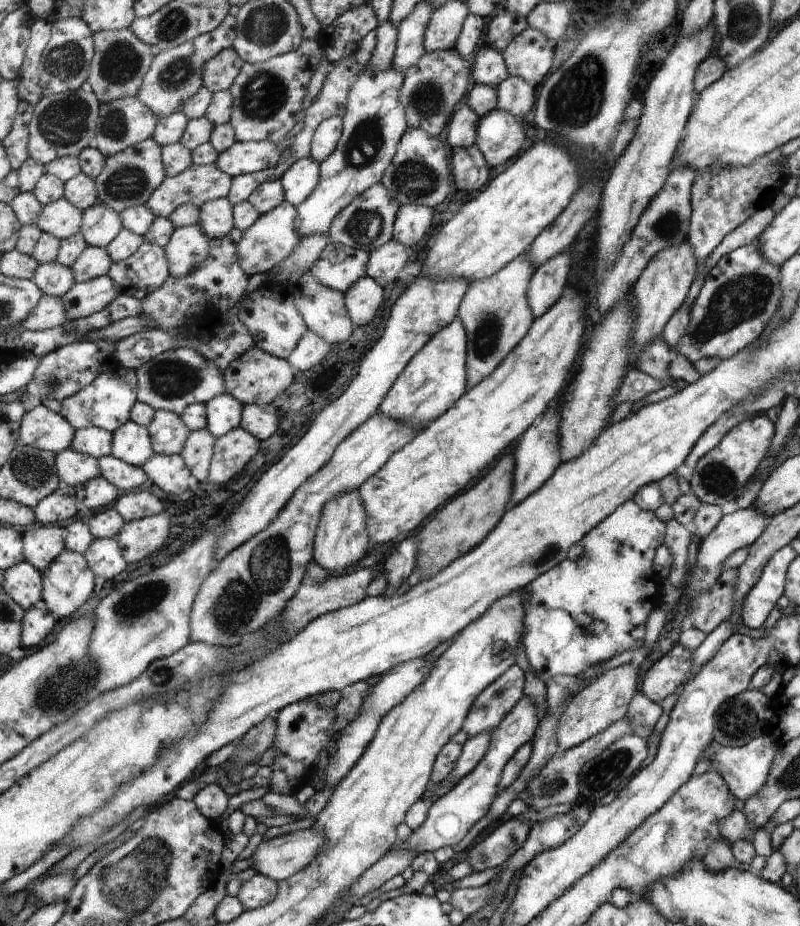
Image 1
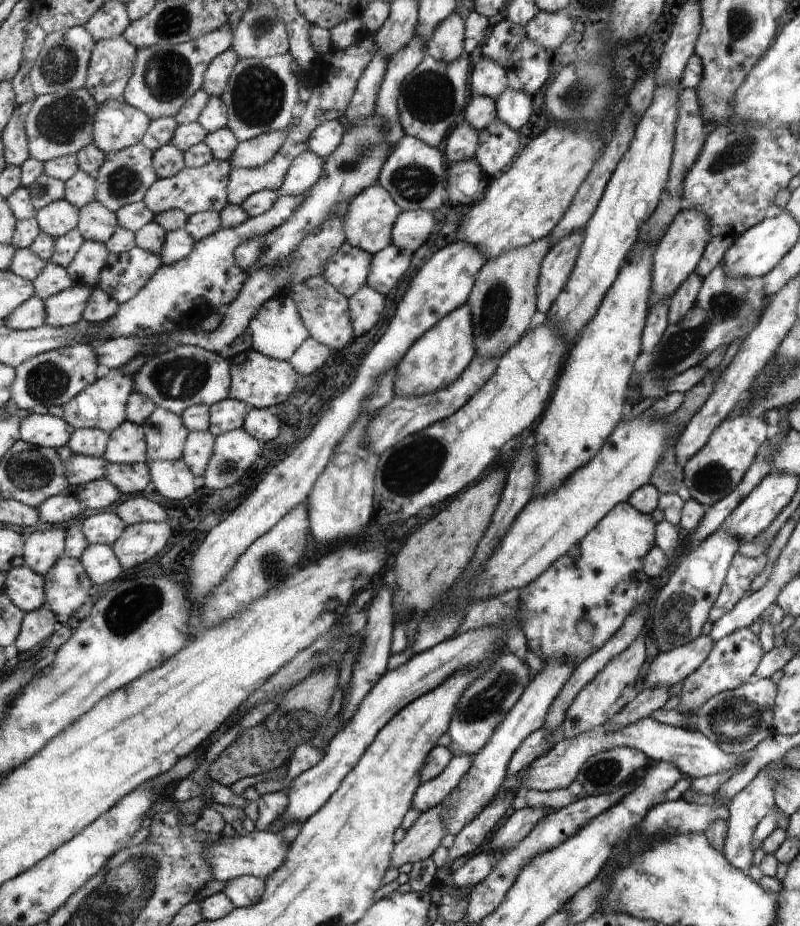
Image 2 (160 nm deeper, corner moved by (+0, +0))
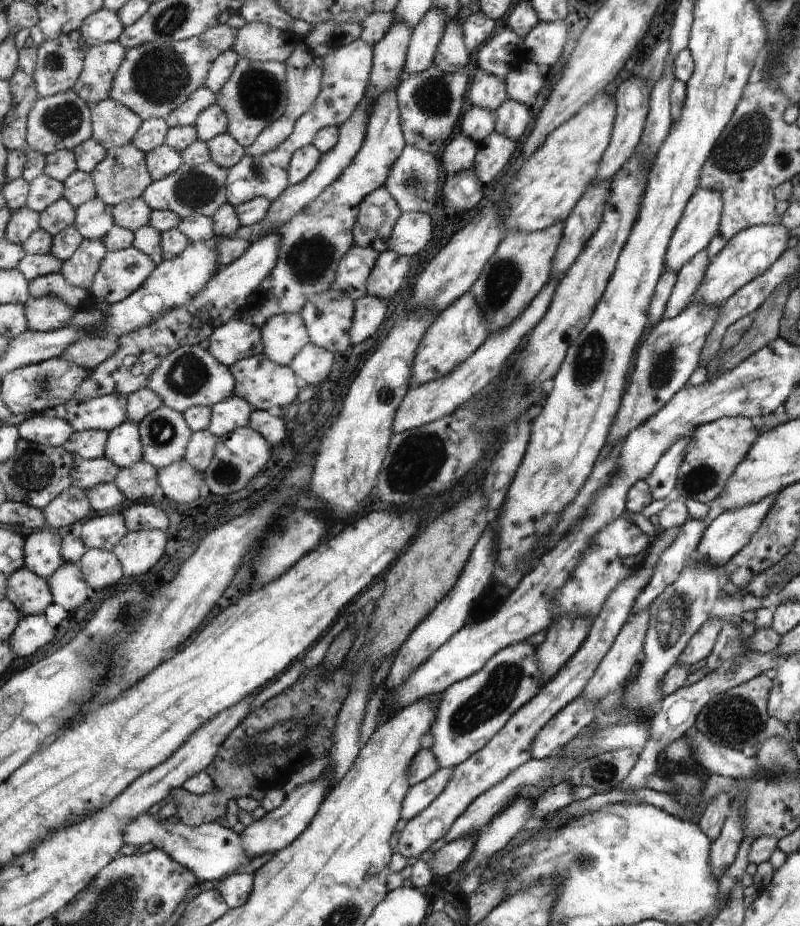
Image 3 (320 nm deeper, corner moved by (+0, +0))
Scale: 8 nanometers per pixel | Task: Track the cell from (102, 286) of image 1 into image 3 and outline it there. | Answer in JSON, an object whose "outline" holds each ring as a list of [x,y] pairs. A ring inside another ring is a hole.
{"outline":[[[32,297],[26,304],[30,329],[33,331],[57,331],[71,325],[77,310],[59,298]]]}

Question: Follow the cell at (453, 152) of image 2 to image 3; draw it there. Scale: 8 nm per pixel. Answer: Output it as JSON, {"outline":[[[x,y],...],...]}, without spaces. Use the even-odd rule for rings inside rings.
{"outline":[[[462,134],[454,137],[454,140],[446,146],[442,154],[442,166],[445,166],[448,175],[472,169],[475,163],[477,151],[476,143]]]}

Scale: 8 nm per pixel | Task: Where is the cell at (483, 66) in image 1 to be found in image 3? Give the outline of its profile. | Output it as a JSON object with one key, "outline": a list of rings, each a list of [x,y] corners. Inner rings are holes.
{"outline":[[[480,68],[476,70],[473,85],[469,90],[468,103],[470,106],[495,112],[508,98],[508,91],[501,79],[486,74]]]}

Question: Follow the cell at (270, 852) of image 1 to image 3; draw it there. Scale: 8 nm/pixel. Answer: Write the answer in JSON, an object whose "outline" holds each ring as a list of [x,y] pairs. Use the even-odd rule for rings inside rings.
{"outline":[[[154,811],[140,815],[126,825],[125,844],[141,847],[150,842],[156,849],[165,850],[179,863],[190,867],[202,882],[210,880],[216,884],[224,874],[252,861],[245,855],[241,836],[220,823],[206,823],[199,827],[191,827],[182,821],[172,822],[170,818],[157,815]]]}

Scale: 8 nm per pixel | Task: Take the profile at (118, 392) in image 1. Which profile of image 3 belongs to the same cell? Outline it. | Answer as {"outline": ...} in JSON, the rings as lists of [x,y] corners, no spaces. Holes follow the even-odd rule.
{"outline":[[[114,393],[89,401],[74,397],[66,409],[66,418],[76,431],[98,429],[111,433],[129,420],[129,398],[124,394]]]}

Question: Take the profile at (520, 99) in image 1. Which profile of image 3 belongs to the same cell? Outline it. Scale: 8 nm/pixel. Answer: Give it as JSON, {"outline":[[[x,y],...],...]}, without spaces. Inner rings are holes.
{"outline":[[[508,98],[494,112],[496,114],[496,129],[498,134],[506,135],[514,141],[520,140],[530,122],[530,110],[525,104]]]}

